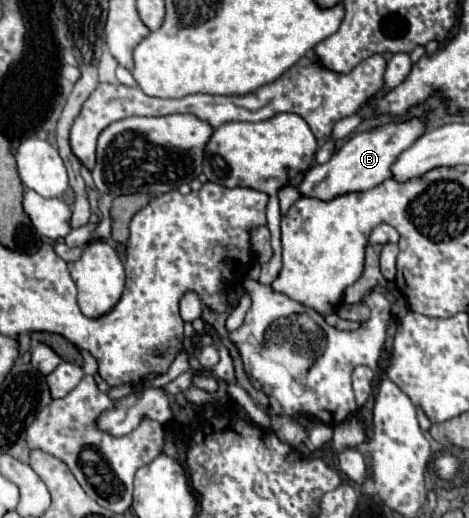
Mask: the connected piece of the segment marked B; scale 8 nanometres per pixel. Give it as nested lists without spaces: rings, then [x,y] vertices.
[[[411,117],[407,121],[391,121],[379,127],[373,127],[369,131],[357,133],[351,139],[343,143],[339,151],[333,153],[333,157],[325,165],[315,165],[307,171],[303,183],[299,185],[301,195],[305,197],[317,197],[317,199],[333,199],[343,193],[351,191],[367,191],[377,187],[381,181],[391,177],[391,165],[397,161],[397,157],[409,149],[423,133],[427,131],[427,119]]]

